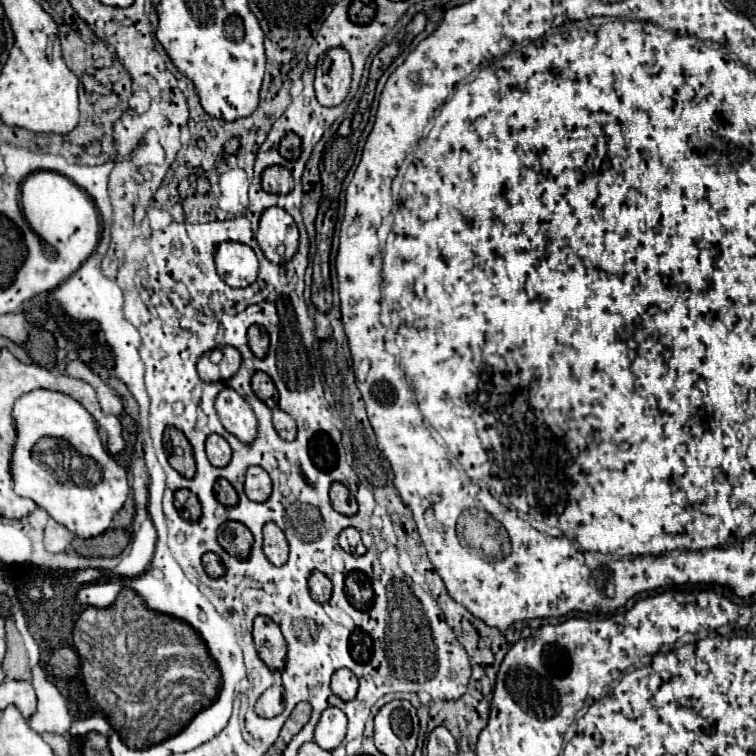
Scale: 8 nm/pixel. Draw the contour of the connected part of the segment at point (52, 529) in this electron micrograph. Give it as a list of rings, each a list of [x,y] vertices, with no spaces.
[[[55,519],[47,521],[47,527],[45,527],[45,547],[49,549],[49,553],[67,551],[71,541],[73,541],[73,535],[69,533],[67,527],[57,523]]]

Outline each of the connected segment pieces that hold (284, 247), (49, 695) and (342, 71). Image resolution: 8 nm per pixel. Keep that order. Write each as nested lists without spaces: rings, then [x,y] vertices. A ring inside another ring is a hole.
[[[277,207],[267,209],[261,215],[257,243],[271,263],[283,265],[291,261],[299,247],[299,231],[293,217]]]
[[[37,665],[33,667],[31,683],[37,691],[37,711],[33,717],[29,717],[29,727],[37,733],[59,733],[67,735],[71,729],[71,715],[67,711],[67,701],[45,675],[45,671]]]
[[[329,49],[317,61],[315,95],[323,107],[337,107],[347,97],[351,85],[351,61],[345,49]]]

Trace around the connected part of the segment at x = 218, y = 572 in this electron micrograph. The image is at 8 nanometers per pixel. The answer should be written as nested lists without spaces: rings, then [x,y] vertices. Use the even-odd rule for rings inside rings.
[[[205,553],[203,555],[203,567],[205,567],[209,577],[221,577],[225,573],[225,567],[223,567],[219,555],[215,555],[215,553]]]

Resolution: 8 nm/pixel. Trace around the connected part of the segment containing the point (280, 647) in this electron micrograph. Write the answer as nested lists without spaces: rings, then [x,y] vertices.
[[[257,617],[253,623],[253,641],[259,653],[259,659],[271,671],[283,671],[287,661],[287,641],[269,617]]]

